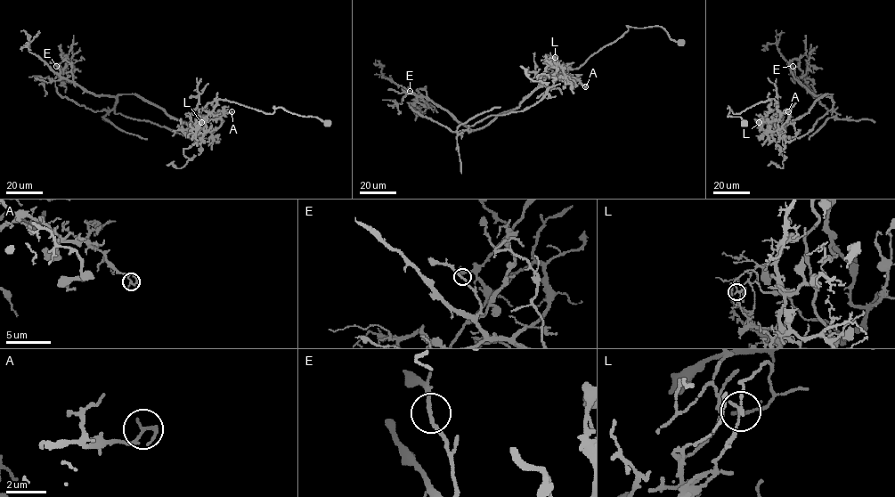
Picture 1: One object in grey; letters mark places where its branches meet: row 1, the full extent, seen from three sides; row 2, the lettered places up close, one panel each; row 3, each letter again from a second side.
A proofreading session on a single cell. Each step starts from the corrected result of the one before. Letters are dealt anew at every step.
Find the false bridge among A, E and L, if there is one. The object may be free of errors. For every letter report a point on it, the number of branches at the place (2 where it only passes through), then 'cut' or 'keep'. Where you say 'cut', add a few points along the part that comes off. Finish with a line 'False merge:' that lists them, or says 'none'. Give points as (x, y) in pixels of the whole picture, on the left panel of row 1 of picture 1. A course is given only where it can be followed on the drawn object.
A: place (231, 111); branches 2; keep
E: place (56, 66); branches 2; keep
L: place (201, 122); branches 2; cut; course (201, 122), (197, 128), (199, 118), (222, 99), (267, 114), (283, 108), (330, 124)
False merge: L

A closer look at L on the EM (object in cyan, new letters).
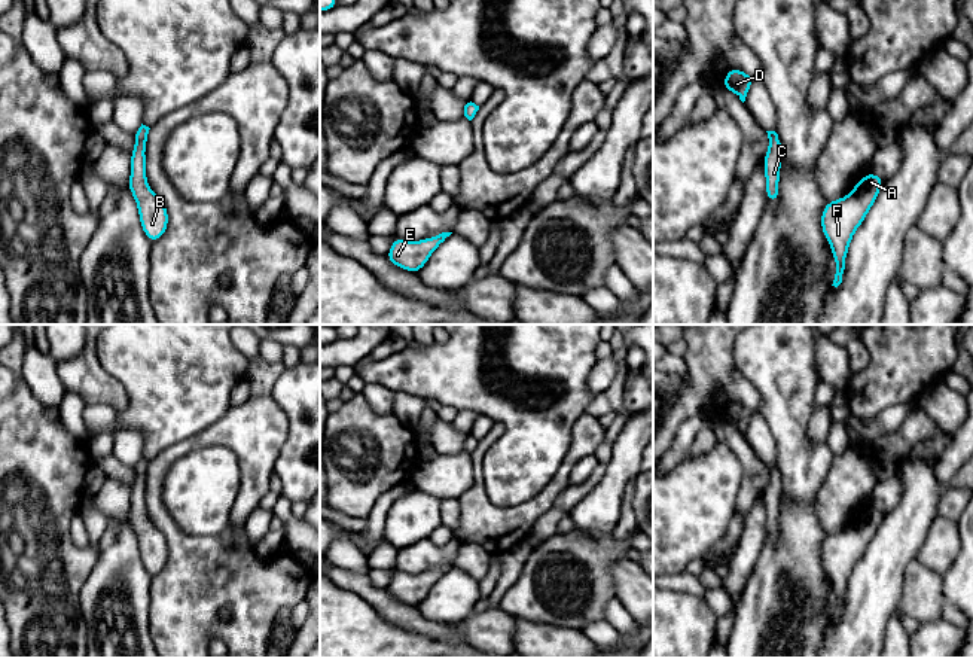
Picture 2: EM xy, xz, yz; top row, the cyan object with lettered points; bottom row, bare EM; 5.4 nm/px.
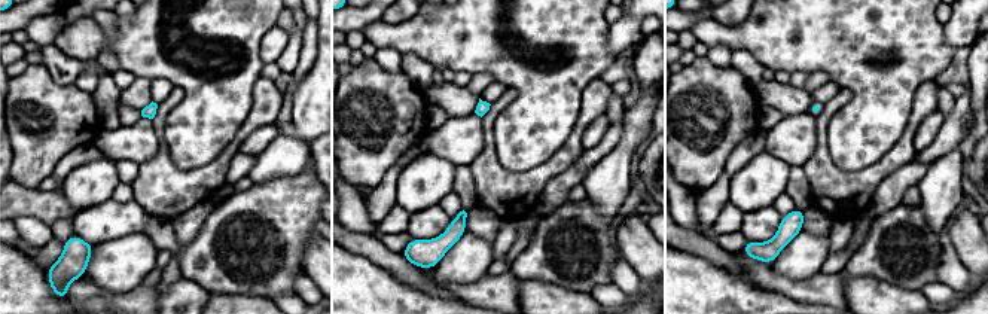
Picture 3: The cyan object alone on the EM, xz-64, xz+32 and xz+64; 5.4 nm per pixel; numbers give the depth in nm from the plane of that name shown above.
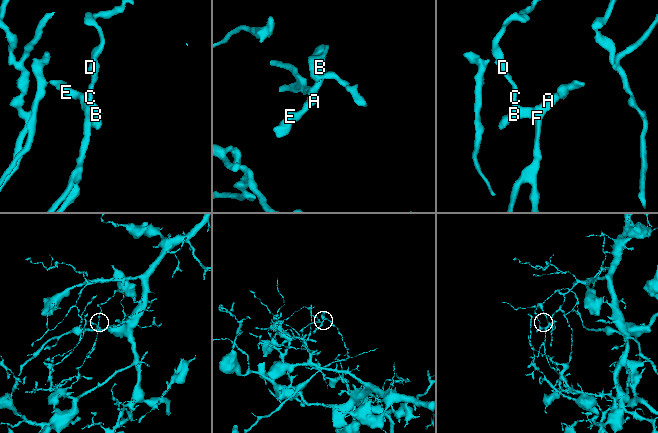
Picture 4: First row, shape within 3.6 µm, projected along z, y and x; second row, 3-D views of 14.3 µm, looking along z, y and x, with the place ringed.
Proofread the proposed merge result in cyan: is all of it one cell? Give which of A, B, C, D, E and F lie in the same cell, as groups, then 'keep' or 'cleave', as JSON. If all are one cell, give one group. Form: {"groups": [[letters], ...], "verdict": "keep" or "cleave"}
{"groups": [["A", "B", "C", "E", "F"], ["D"]], "verdict": "cleave"}

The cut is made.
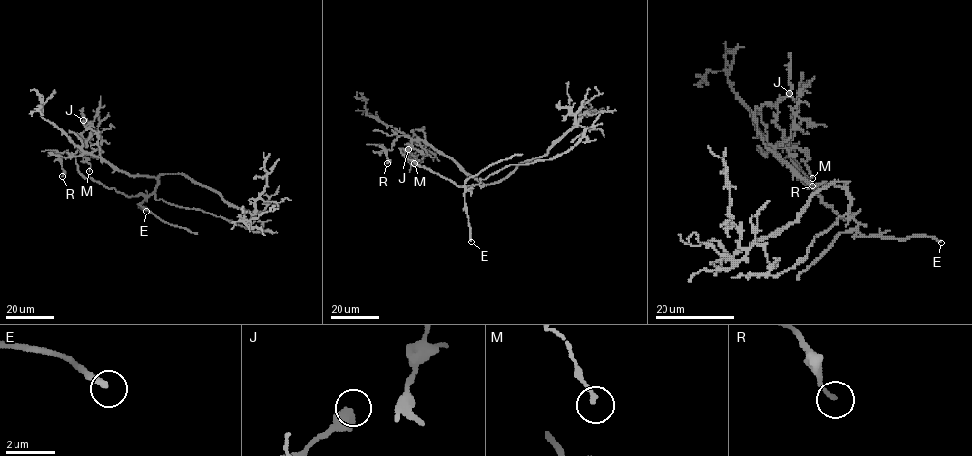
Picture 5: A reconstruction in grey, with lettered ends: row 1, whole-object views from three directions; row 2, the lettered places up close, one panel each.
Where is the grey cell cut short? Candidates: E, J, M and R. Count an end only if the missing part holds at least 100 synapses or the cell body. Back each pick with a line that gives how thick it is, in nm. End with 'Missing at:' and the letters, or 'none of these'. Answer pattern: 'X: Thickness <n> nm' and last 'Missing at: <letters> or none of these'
E: Thickness 280 nm
Missing at: E

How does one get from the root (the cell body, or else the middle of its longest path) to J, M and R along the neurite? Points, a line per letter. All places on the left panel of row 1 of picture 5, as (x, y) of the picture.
J: (160, 175), (131, 176), (108, 164), (101, 156), (98, 134), (86, 128), (89, 127), (84, 126), (83, 120)
M: (160, 175), (131, 176), (97, 156), (81, 153), (90, 164), (89, 171)
R: (160, 175), (131, 176), (90, 154), (73, 156), (66, 150), (60, 154), (62, 176)

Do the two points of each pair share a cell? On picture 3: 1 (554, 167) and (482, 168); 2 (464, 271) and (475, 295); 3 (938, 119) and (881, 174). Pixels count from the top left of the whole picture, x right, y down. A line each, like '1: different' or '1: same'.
1: same
2: different
3: different

